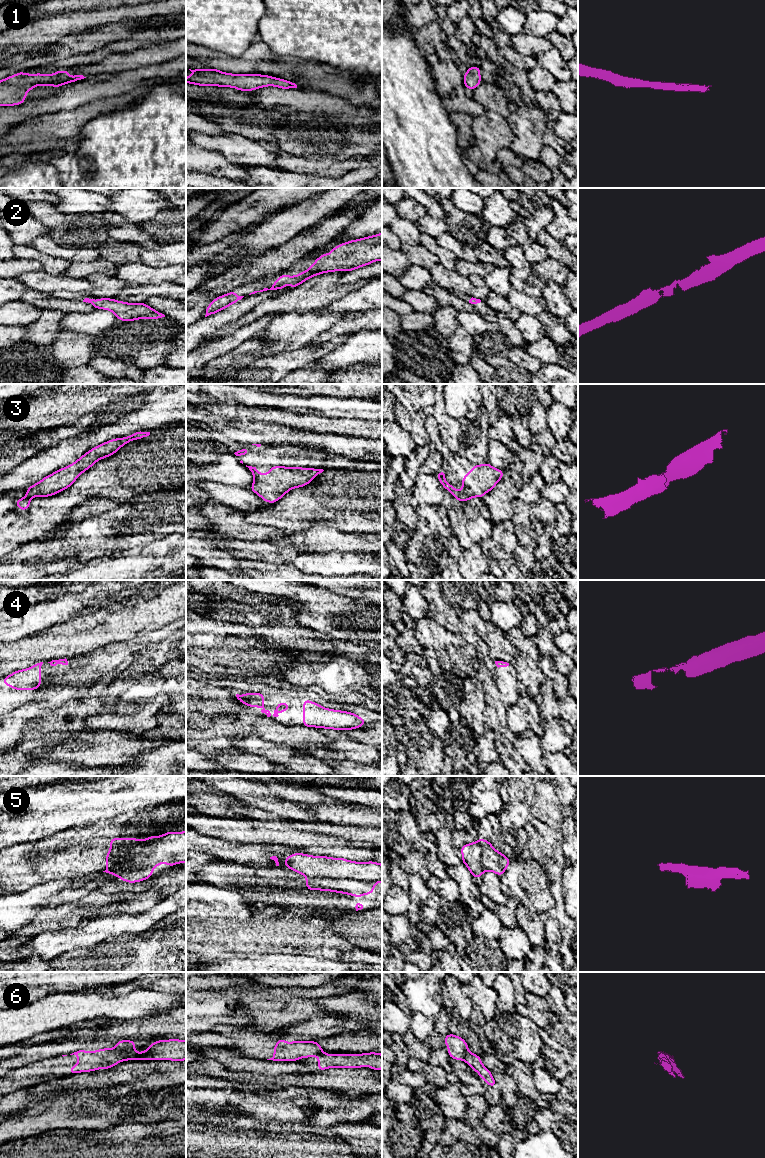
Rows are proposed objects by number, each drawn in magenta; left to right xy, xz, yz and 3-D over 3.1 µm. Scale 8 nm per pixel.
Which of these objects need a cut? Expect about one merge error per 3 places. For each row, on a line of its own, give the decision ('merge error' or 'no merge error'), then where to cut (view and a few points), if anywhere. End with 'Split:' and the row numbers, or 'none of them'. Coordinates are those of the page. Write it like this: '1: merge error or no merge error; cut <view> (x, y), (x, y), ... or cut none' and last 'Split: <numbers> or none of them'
1: no merge error; cut none
2: no merge error; cut none
3: no merge error; cut none
4: no merge error; cut none
5: merge error; cut xy (158, 837), (115, 847), (126, 859), (107, 867)
6: merge error; cut xy (137, 1053), (122, 1060)
Split: 5, 6

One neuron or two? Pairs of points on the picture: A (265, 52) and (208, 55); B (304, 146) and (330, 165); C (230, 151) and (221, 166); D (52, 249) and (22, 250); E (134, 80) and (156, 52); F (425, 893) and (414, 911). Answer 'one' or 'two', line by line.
A: one
B: two
C: two
D: two
E: two
F: one

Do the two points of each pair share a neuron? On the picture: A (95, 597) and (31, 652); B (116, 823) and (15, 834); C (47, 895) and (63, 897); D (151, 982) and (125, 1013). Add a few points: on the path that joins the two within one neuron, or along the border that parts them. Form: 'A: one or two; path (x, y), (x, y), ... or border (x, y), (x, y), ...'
A: two; border (92, 610), (48, 627)
B: two; border (47, 836), (35, 842)
C: two; border (78, 887), (64, 888), (55, 897)
D: two; border (169, 991), (133, 988), (123, 993)

